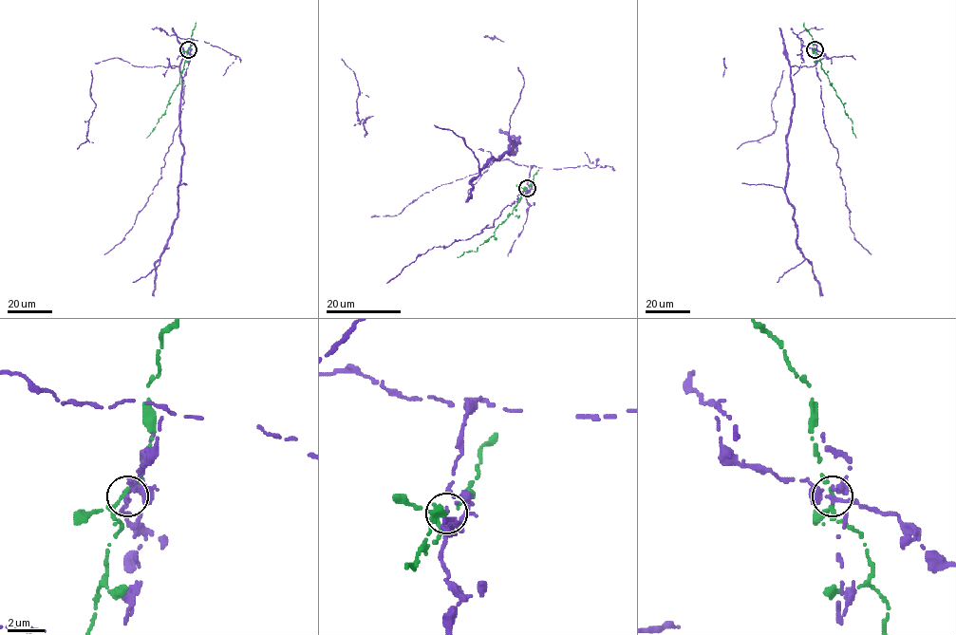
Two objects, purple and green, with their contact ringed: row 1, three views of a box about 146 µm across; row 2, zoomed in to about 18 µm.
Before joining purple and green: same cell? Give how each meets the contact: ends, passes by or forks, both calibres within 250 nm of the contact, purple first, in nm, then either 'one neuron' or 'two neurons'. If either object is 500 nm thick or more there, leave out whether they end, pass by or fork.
purple forks; green passes by; calibres 140 and 150 nm; two neurons

